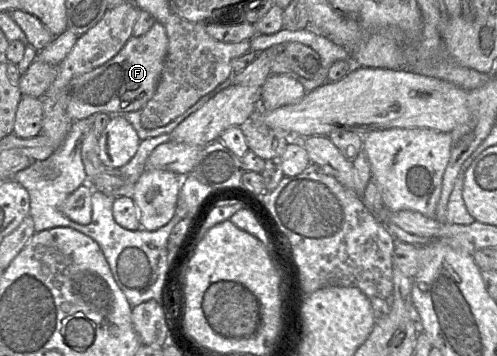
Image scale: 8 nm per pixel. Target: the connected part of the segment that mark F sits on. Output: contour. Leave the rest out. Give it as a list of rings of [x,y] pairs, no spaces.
[[[155,21],[142,36],[131,36],[115,57],[70,82],[65,92],[68,116],[72,121],[79,121],[98,113],[119,115],[140,111],[156,90],[167,50],[167,33],[164,24],[160,22]]]

